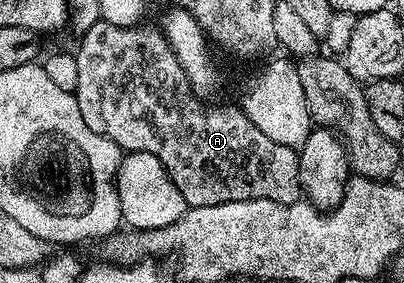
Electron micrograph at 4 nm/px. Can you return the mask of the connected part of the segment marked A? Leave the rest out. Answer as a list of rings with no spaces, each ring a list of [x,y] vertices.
[[[93,24],[81,33],[76,47],[76,67],[80,69],[77,97],[84,122],[96,134],[107,136],[123,153],[156,154],[168,170],[168,178],[184,194],[184,202],[192,208],[216,206],[241,200],[271,200],[281,204],[297,204],[302,196],[300,166],[295,149],[280,146],[261,130],[256,130],[241,107],[205,108],[189,84],[176,54],[157,27],[112,26]]]

